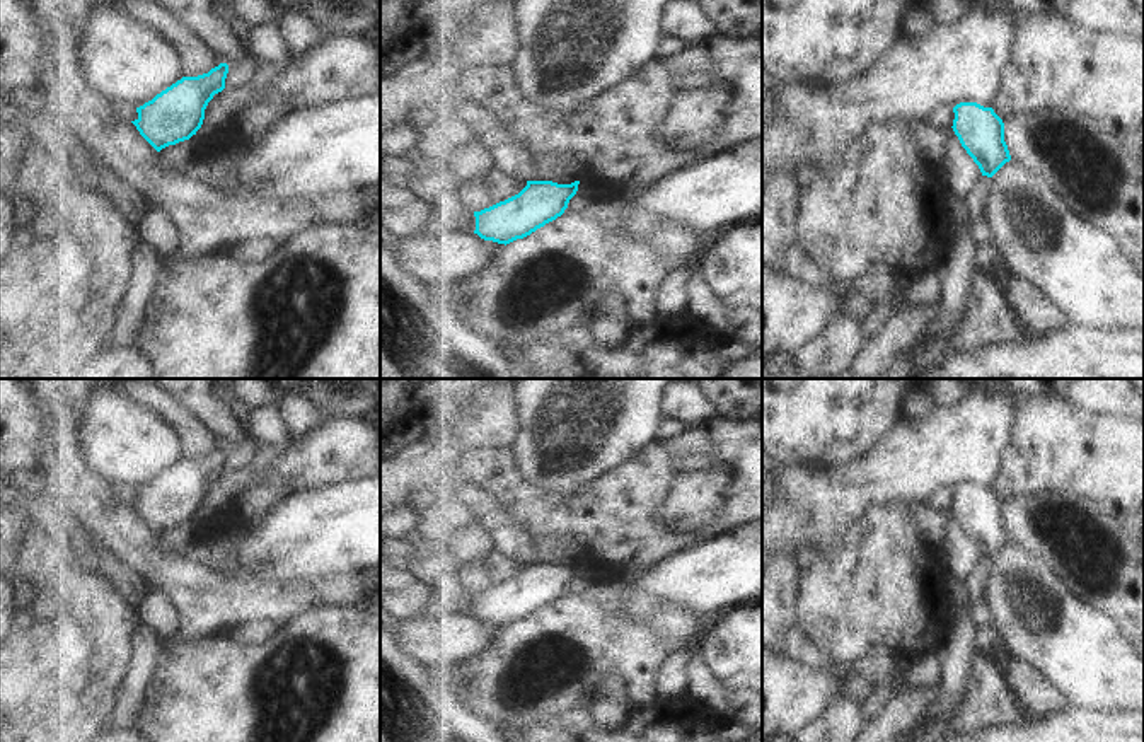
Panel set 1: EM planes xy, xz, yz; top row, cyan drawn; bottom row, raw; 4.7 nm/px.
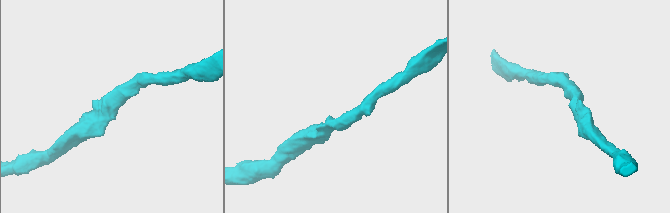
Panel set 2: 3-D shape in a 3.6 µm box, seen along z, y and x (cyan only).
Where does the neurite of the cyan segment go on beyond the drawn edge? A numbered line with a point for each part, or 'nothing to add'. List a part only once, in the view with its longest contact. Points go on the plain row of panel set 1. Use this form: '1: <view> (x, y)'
nothing to add.

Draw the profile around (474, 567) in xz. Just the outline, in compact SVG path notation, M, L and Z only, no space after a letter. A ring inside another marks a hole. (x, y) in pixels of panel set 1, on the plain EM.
M445 532L443 548L430 570L425 587L447 583L469 594L481 594L518 577L527 561L513 559L484 542Z

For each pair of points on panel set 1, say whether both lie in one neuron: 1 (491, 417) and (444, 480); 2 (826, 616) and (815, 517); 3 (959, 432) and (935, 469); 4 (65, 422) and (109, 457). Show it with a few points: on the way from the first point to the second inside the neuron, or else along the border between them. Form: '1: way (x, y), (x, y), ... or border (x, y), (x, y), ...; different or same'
1: way (474, 430), (444, 463); same
2: border (849, 524), (843, 541), (832, 551), (822, 555); different
3: way (953, 440), (935, 461); same
4: border (92, 396), (86, 408), (82, 444), (75, 452); different

